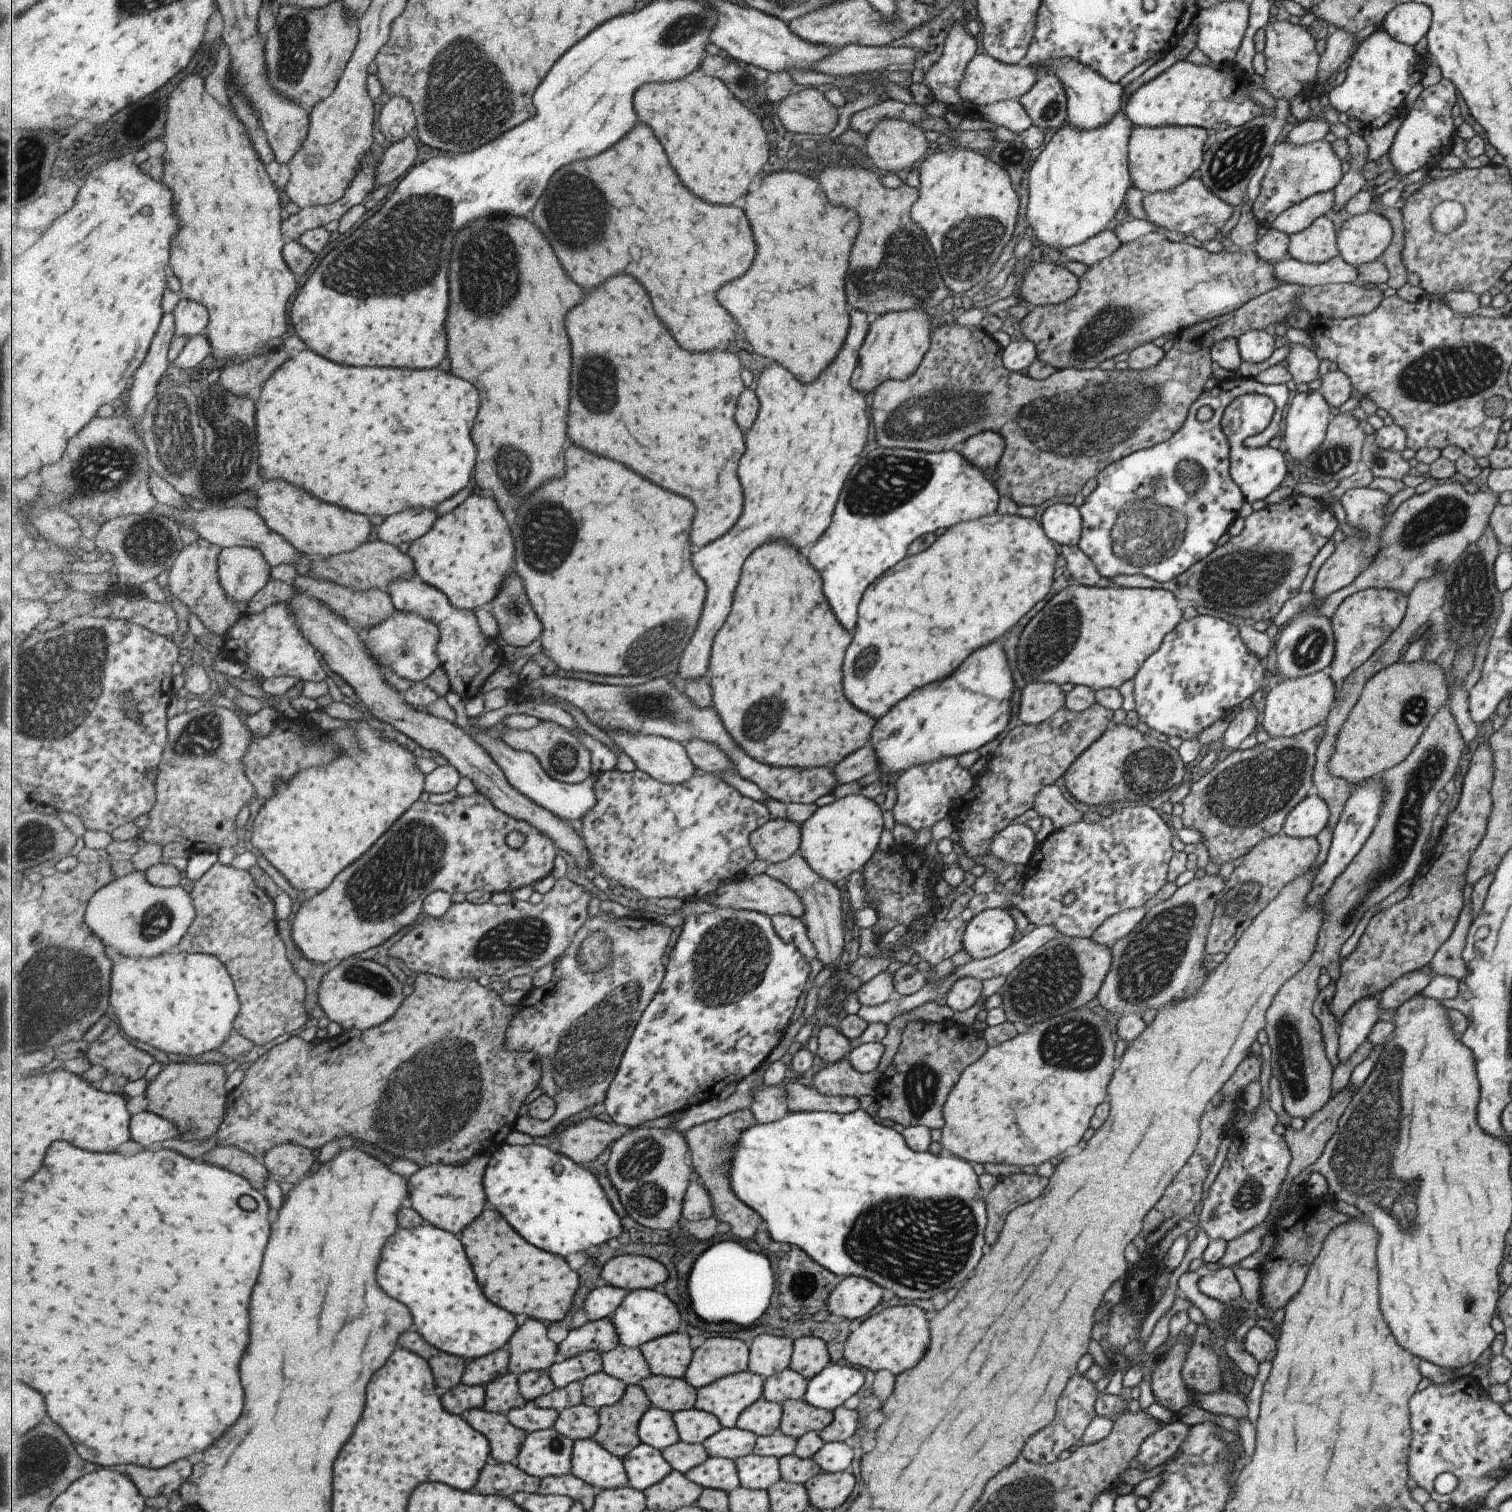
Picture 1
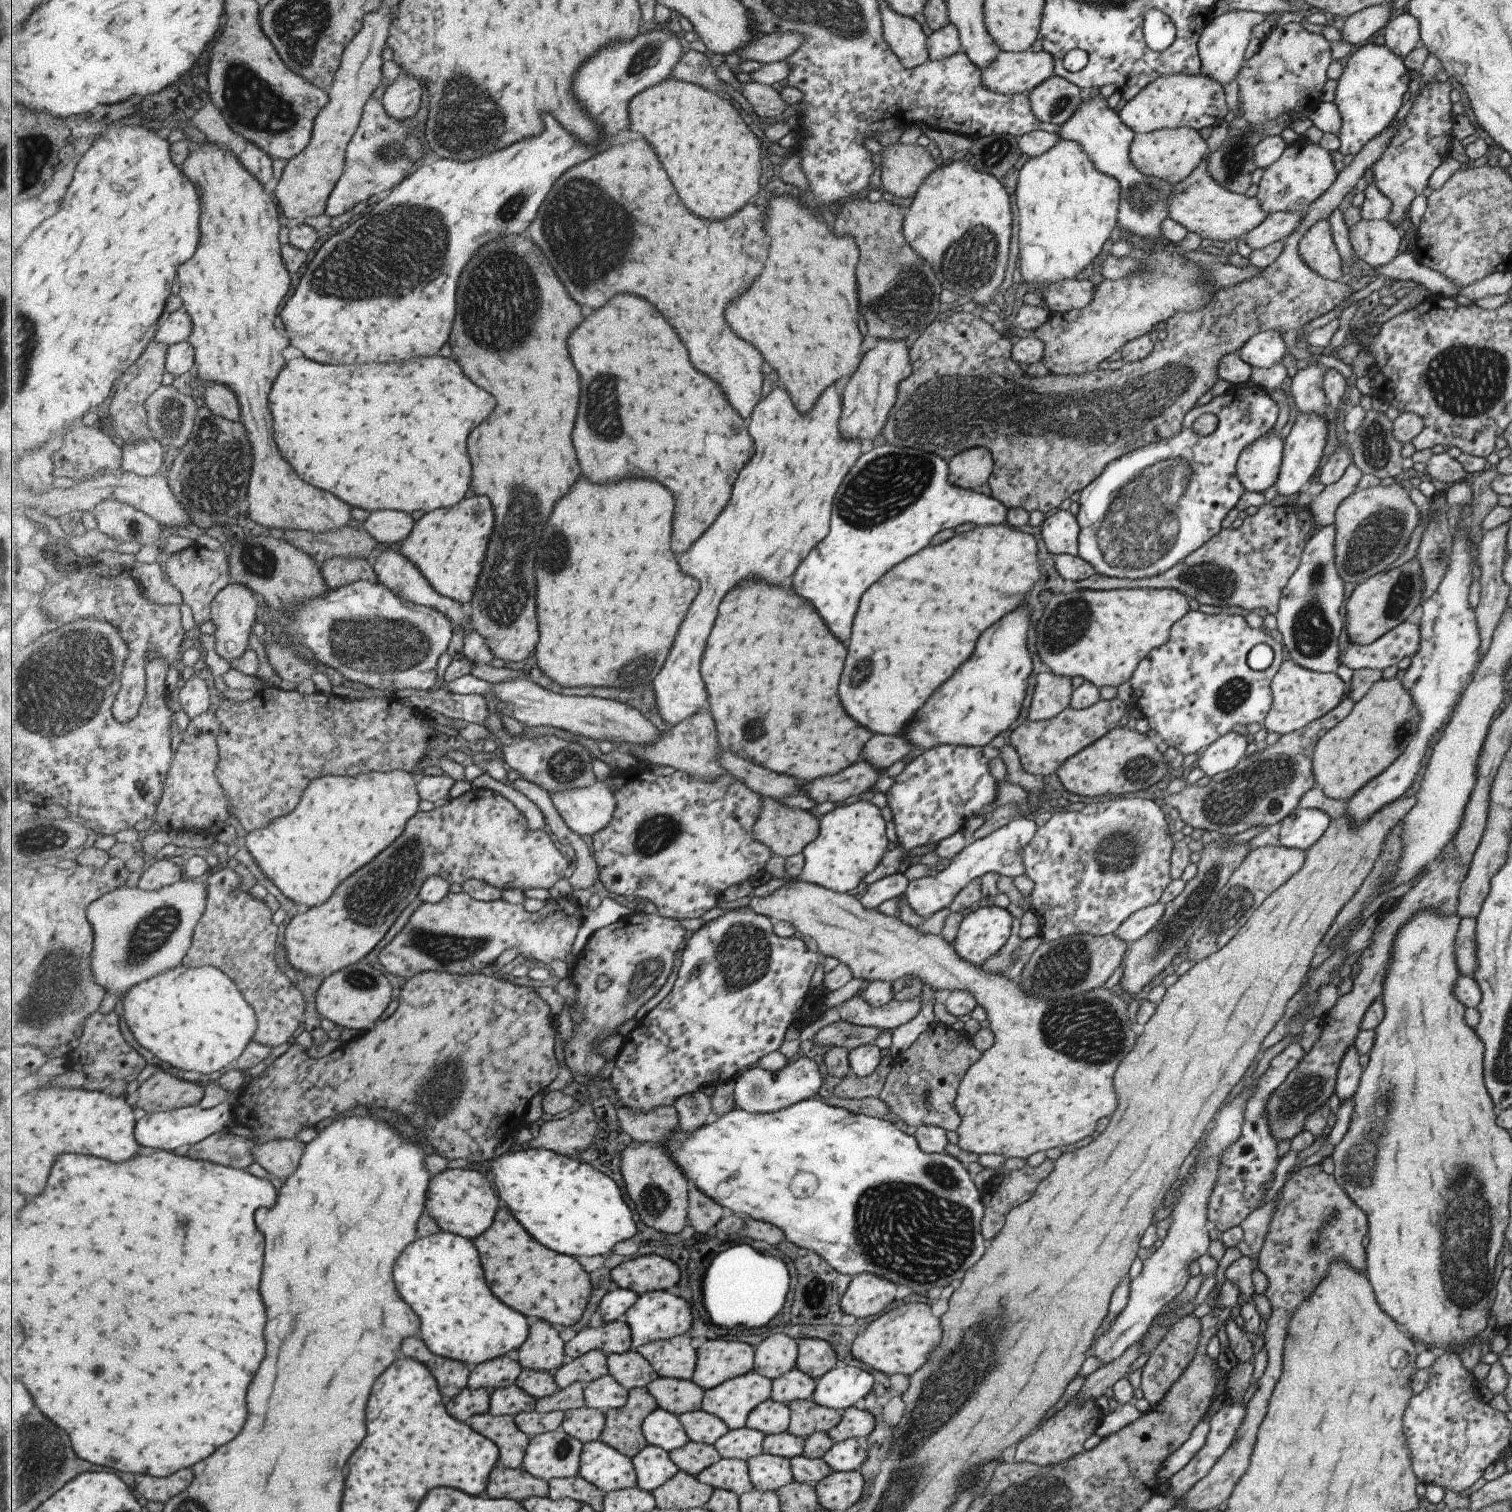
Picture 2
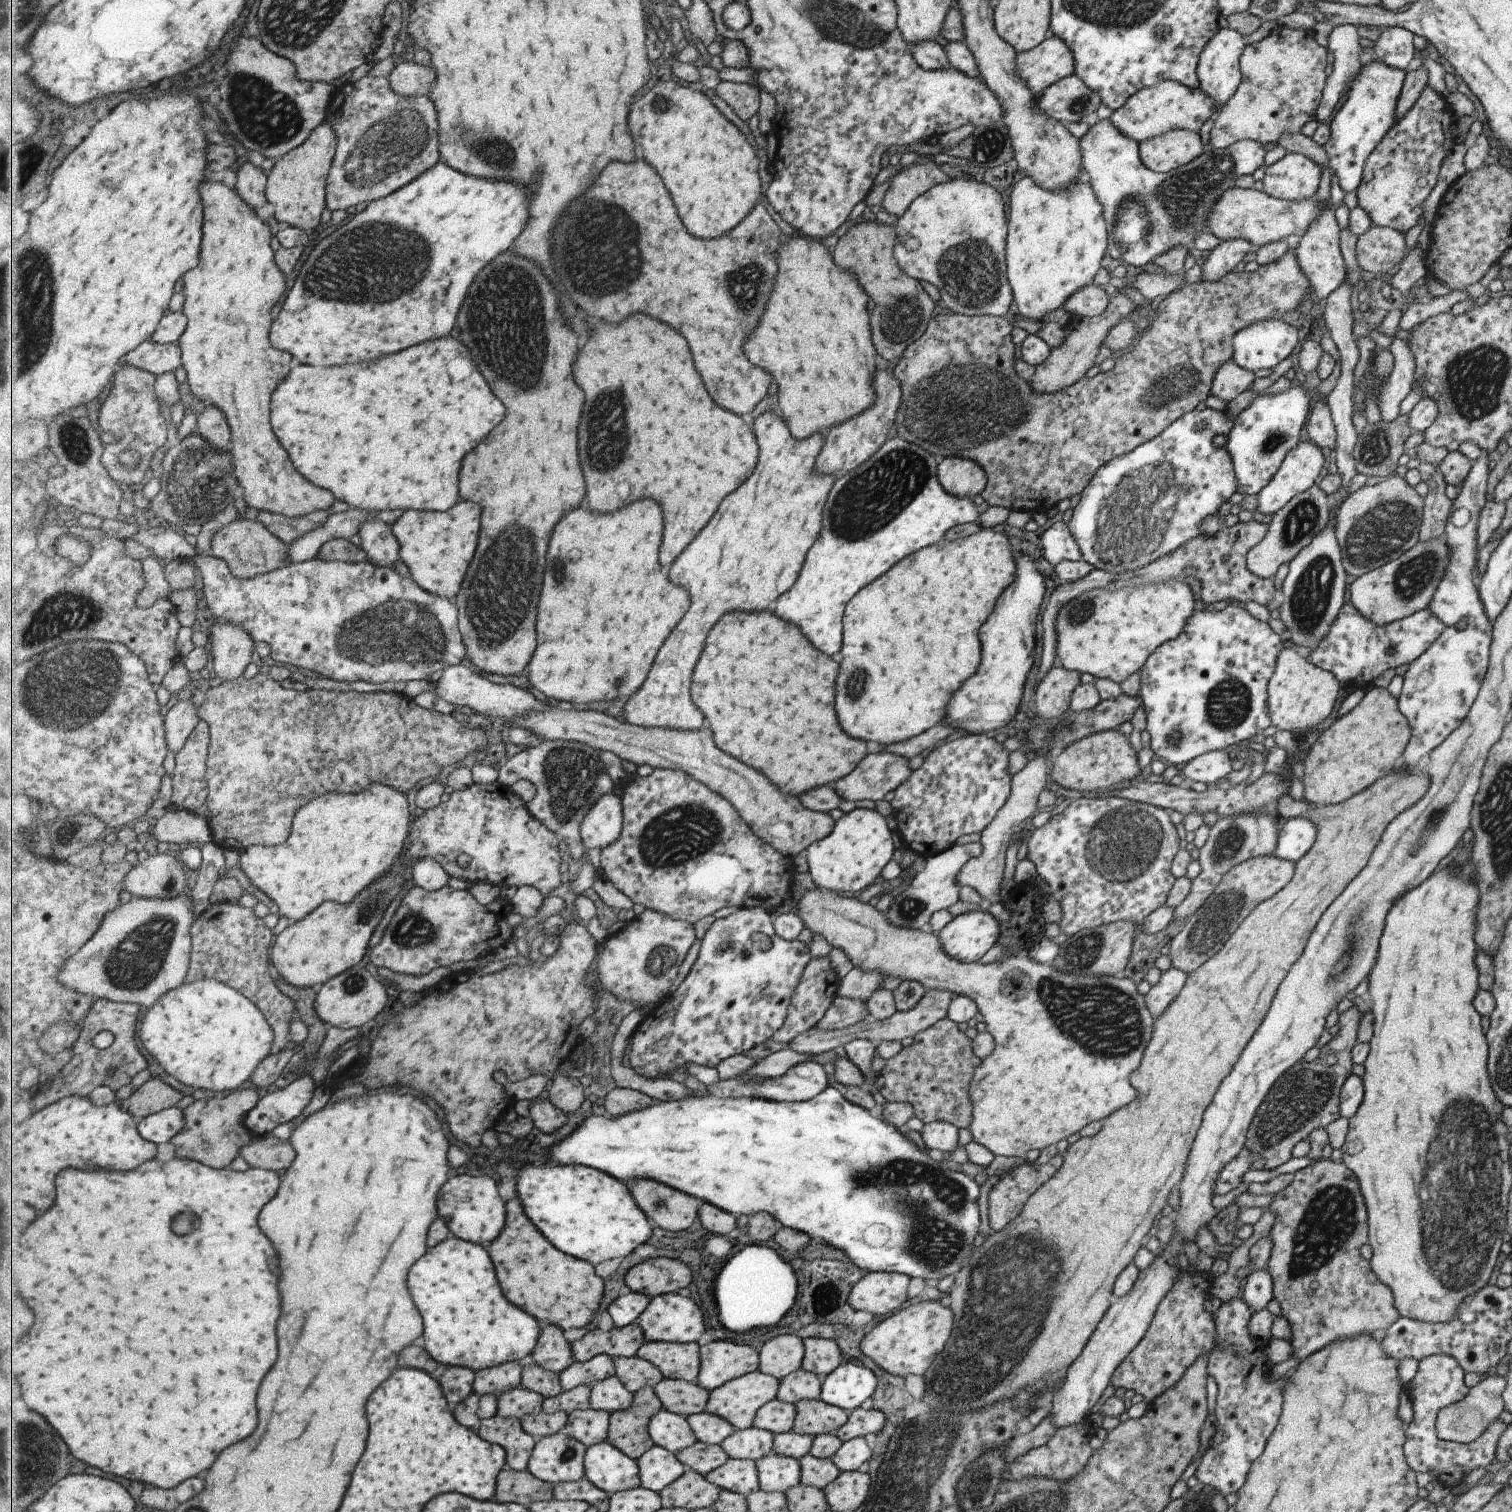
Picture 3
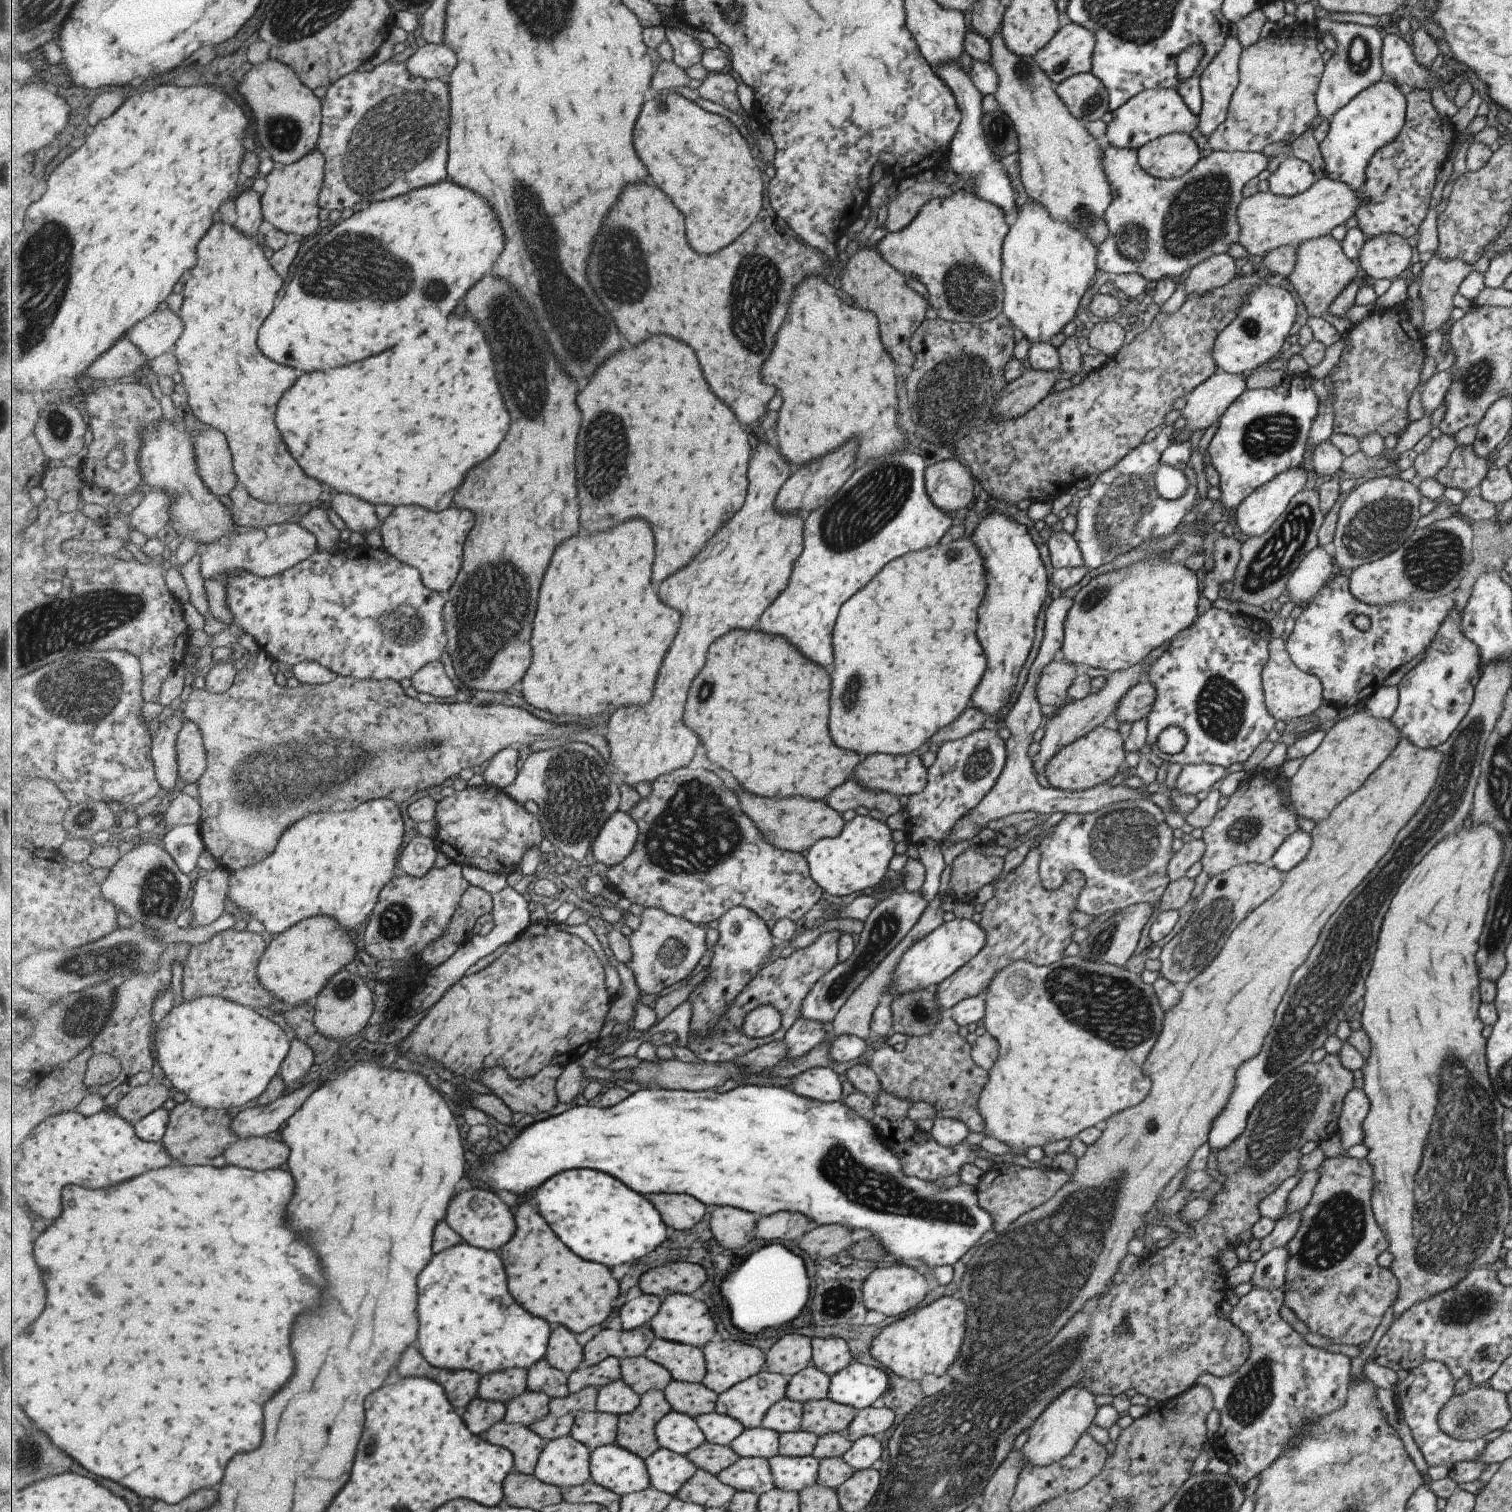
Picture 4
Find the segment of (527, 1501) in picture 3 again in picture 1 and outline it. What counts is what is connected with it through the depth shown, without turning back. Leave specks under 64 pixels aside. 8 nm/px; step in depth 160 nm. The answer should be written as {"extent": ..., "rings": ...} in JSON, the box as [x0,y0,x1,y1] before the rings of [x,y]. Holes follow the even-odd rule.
{"extent":[477,1461,542,1497],"rings":[[[489,1461],[480,1472],[477,1490],[481,1494],[511,1497],[519,1491],[537,1493],[542,1479],[527,1474],[516,1463]]]}

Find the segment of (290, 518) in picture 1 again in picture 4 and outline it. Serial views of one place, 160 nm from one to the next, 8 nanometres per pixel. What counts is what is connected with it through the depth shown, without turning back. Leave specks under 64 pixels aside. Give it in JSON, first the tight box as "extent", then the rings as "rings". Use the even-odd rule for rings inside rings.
{"extent":[174,221,327,505],"rings":[[[229,221],[213,224],[209,236],[201,240],[197,268],[191,272],[187,284],[184,284],[185,304],[180,312],[180,317],[184,320],[184,333],[177,341],[174,351],[180,374],[189,390],[192,412],[209,426],[223,430],[229,438],[234,471],[241,486],[251,496],[266,503],[301,505],[319,500],[319,496],[323,497],[327,489],[297,464],[275,424],[277,404],[281,396],[297,382],[297,372],[265,356],[257,344],[257,334],[263,322],[271,316],[277,292],[285,284],[285,280],[273,270],[273,265],[267,260],[261,247]]]}

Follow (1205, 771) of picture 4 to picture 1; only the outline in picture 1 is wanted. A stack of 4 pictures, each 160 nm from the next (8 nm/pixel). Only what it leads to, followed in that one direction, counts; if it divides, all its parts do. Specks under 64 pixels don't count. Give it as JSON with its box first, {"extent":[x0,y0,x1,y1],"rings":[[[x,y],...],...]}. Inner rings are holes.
{"extent":[1222,702,1260,754],"rings":[[[1255,702],[1249,708],[1241,709],[1236,716],[1231,719],[1223,737],[1222,754],[1227,754],[1237,749],[1237,745],[1245,736],[1256,732],[1259,725],[1260,708]]]}

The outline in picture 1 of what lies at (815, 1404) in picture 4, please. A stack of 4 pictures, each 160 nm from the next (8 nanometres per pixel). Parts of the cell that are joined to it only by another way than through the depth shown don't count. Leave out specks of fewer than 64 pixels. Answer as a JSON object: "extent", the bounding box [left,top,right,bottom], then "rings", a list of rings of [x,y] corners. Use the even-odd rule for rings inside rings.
{"extent":[778,1399,832,1439],"rings":[[[802,1399],[784,1400],[780,1407],[778,1429],[794,1439],[809,1431],[818,1433],[832,1422],[832,1411],[814,1407]]]}

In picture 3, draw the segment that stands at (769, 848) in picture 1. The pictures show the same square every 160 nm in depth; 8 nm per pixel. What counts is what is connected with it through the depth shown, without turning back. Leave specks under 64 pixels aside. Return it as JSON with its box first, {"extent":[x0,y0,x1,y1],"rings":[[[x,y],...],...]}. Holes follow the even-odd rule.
{"extent":[509,707,835,858],"rings":[[[557,707],[549,708],[542,713],[531,713],[526,717],[518,717],[515,723],[509,726],[517,725],[520,727],[530,728],[534,730],[541,740],[566,740],[579,741],[593,748],[608,750],[618,755],[622,760],[627,760],[635,765],[648,764],[653,768],[673,769],[674,771],[683,771],[695,777],[698,781],[709,785],[709,788],[721,793],[724,797],[728,797],[740,815],[752,826],[752,829],[758,837],[772,845],[777,852],[782,852],[785,856],[794,858],[796,855],[803,854],[805,849],[818,840],[824,839],[831,830],[835,816],[809,809],[801,804],[797,797],[779,792],[777,788],[771,786],[769,778],[765,774],[761,774],[755,768],[749,768],[747,764],[739,762],[737,758],[731,758],[729,754],[725,754],[719,745],[716,744],[713,732],[709,730],[709,726],[705,724],[705,728],[696,731],[682,731],[675,727],[642,727],[631,724],[627,721],[621,722],[617,718],[608,716],[598,711],[579,711],[576,709],[561,710]]]}

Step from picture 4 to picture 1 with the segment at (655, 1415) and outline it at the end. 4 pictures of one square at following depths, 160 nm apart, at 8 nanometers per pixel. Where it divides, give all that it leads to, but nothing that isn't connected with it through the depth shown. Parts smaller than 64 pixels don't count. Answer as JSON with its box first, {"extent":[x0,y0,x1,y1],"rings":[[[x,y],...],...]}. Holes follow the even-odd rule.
{"extent":[594,1384,652,1459],"rings":[[[640,1384],[629,1385],[617,1404],[599,1409],[600,1427],[594,1439],[609,1452],[624,1459],[642,1443],[640,1422],[651,1406],[652,1400]]]}

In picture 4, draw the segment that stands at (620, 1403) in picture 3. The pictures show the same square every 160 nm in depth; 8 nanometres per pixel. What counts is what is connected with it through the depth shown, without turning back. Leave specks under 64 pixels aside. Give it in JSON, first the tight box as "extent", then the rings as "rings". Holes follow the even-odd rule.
{"extent":[597,1378,641,1416],"rings":[[[622,1378],[599,1388],[597,1411],[618,1416],[633,1412],[641,1402],[640,1395]]]}

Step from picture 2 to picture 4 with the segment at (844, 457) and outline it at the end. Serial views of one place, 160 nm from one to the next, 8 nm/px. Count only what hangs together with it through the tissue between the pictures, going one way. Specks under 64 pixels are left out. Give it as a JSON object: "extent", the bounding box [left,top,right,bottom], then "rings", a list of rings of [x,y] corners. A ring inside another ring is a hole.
{"extent":[605,442,804,788],"rings":[[[761,442],[757,446],[753,454],[753,468],[749,472],[749,478],[751,482],[749,482],[749,496],[745,508],[741,508],[741,512],[737,512],[737,516],[733,516],[733,520],[729,520],[729,524],[725,524],[725,528],[717,532],[717,540],[713,540],[713,544],[705,548],[703,556],[699,556],[693,564],[685,566],[681,572],[675,572],[659,588],[661,600],[665,600],[665,604],[669,606],[679,608],[685,616],[681,626],[681,636],[677,636],[673,648],[669,650],[669,656],[665,656],[665,664],[661,666],[661,676],[657,678],[657,692],[653,696],[653,702],[645,708],[621,708],[621,712],[615,712],[609,722],[609,734],[605,736],[610,747],[611,766],[615,769],[619,780],[625,780],[633,788],[645,780],[653,784],[660,776],[686,767],[693,760],[697,746],[702,740],[697,731],[693,732],[683,722],[683,716],[685,716],[689,688],[707,662],[709,646],[719,636],[725,636],[733,628],[745,628],[745,630],[757,628],[763,612],[779,596],[779,592],[785,590],[792,568],[795,567],[797,557],[803,550],[801,526],[804,524],[799,515],[777,512],[773,508],[775,494],[779,492],[781,484],[789,478],[789,464],[785,462],[785,458],[779,454],[775,446],[771,446],[769,442]]]}

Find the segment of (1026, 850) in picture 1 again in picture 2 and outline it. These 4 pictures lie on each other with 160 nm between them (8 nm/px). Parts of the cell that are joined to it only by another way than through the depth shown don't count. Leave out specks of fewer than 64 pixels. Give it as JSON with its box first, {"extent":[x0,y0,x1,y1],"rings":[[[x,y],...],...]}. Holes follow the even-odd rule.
{"extent":[904,817,1037,919],"rings":[[[1013,817],[1005,826],[997,828],[985,838],[975,840],[946,861],[945,868],[934,876],[923,876],[908,882],[904,897],[911,910],[918,916],[927,919],[935,912],[948,907],[957,895],[971,880],[980,878],[987,872],[995,872],[1000,876],[1015,877],[1024,874],[1022,854],[1025,846],[1031,842],[1037,826],[1033,820],[1024,817]]]}

